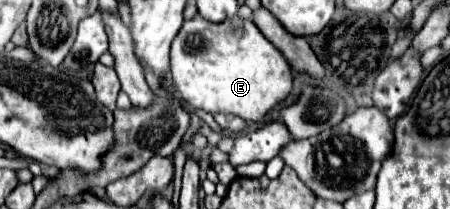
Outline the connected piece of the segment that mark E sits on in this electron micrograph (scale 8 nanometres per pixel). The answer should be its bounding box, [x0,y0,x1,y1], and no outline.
[170,16,292,122]

